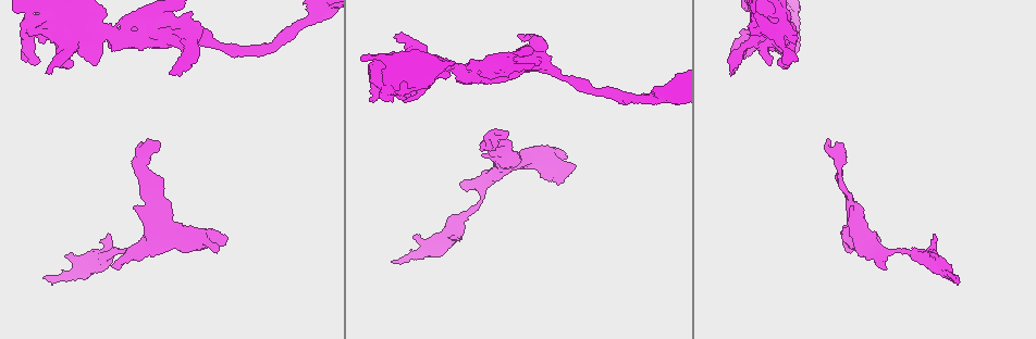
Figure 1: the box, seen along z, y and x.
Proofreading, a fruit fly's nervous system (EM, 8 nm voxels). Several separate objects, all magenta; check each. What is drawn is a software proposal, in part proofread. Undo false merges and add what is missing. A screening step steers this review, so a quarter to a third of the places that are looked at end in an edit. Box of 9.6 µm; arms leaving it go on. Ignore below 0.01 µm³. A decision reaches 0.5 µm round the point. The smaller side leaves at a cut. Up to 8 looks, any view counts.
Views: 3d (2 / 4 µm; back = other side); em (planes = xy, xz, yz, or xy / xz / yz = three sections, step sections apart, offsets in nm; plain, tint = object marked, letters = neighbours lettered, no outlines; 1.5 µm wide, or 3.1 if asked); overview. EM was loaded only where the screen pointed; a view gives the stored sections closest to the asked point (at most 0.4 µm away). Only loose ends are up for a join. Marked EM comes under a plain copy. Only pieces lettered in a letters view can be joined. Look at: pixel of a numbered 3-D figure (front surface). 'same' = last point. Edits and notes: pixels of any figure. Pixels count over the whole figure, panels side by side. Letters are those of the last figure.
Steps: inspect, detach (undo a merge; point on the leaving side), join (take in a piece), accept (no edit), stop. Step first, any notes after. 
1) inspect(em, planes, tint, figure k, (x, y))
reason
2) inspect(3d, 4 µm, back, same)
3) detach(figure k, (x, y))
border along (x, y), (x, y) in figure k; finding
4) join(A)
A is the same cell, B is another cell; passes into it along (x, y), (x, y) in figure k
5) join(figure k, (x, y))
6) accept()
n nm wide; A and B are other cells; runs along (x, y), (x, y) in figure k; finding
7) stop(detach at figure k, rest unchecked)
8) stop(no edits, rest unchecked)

inspect(3d, 4 µm, figure 1, (409, 94))
sharp bend

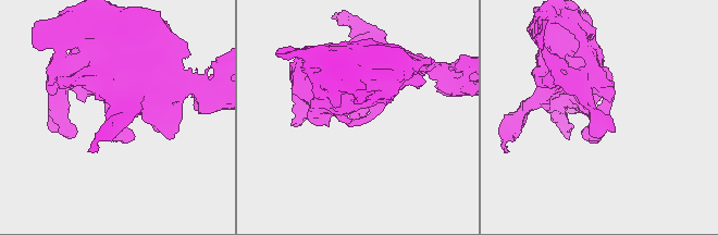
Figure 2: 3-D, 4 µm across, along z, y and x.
inspect(em, planes, letters, figure 2, (360, 112))
need the tissue

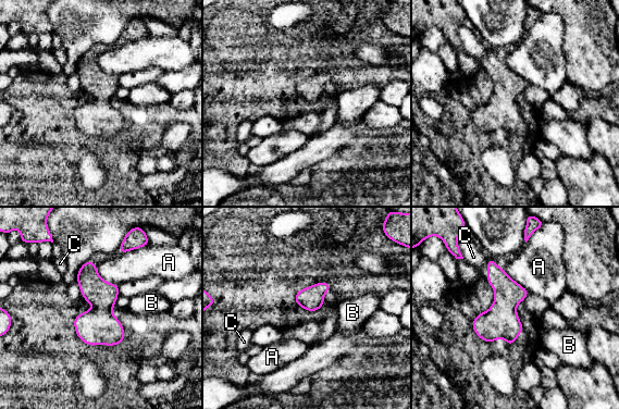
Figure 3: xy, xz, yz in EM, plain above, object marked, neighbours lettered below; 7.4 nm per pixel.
accept()
190 nm wide; A, B and C are other cells; border along (96, 264), (103, 280), (119, 285) in figure 3; all the same neuron

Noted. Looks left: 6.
inspect(em, planes, letters, figure 1, (492, 144))
sharp bend

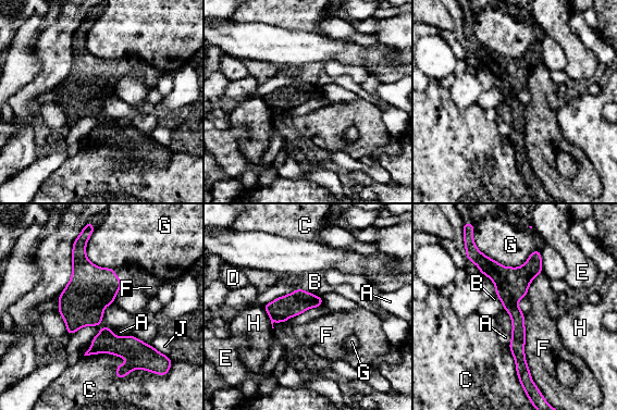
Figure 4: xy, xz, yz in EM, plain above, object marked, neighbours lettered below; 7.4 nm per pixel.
accept()
170 nm wide; A, B, C, D, E, F, G, H and J are other cells; border along (523, 313), (525, 360), (534, 382) in figure 4; all the same neuron

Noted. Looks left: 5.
inspect(em, planes, tint, figure 1, (42, 278))
branch stops here

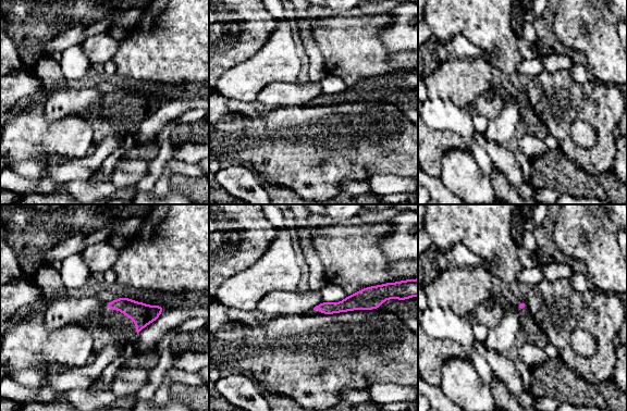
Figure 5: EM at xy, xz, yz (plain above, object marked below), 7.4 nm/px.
inspect(em, planes, letters, same)
what lies round it

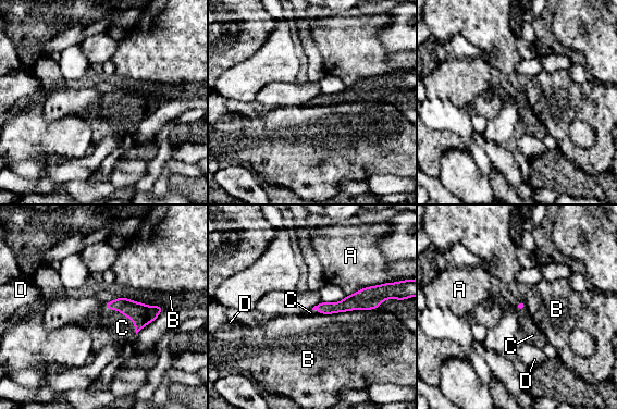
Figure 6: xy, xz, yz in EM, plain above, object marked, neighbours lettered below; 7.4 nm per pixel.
join(C)
C is the same cell, A, B and D are other cells; passes into it along (142, 314), (122, 313), (122, 327) in figure 6; the neuron continues

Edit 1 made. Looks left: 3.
stop(join at figure 6, rest unchecked)

